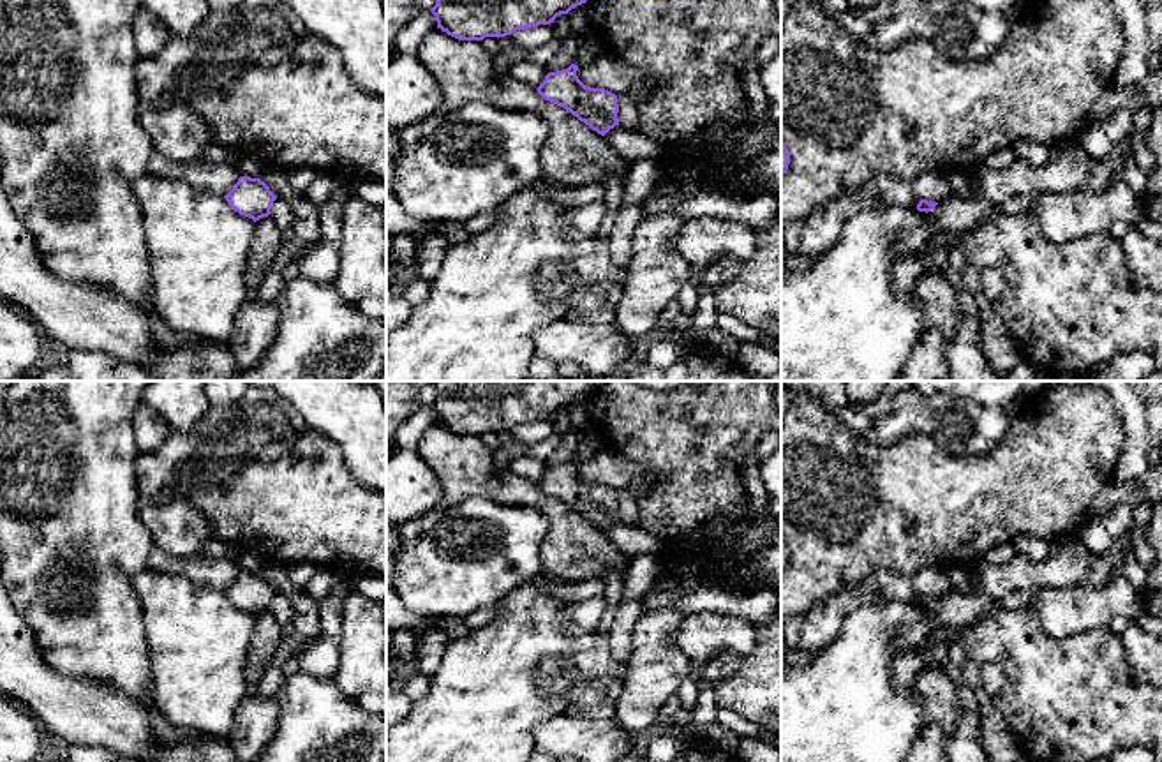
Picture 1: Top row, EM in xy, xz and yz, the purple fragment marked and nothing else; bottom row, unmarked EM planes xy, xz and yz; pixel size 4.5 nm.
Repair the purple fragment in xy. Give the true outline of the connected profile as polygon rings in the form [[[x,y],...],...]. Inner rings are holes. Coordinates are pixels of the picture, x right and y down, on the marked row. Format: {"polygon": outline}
{"polygon": [[[240,176],[224,198],[235,212],[256,222],[245,282],[247,288],[257,288],[284,245],[277,224],[270,217],[270,208],[277,196],[259,178]]]}

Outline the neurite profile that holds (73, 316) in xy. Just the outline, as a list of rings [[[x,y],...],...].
[[[0,182],[0,298],[14,303],[42,330],[56,351],[97,351],[150,370],[159,381],[233,381],[240,374],[238,360],[227,344],[183,344],[160,347],[148,314],[106,288],[63,280],[53,275],[35,250],[32,233],[12,210]]]

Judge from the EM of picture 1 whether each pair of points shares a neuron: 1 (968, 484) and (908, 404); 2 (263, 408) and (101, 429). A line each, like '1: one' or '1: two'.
1: two
2: two

